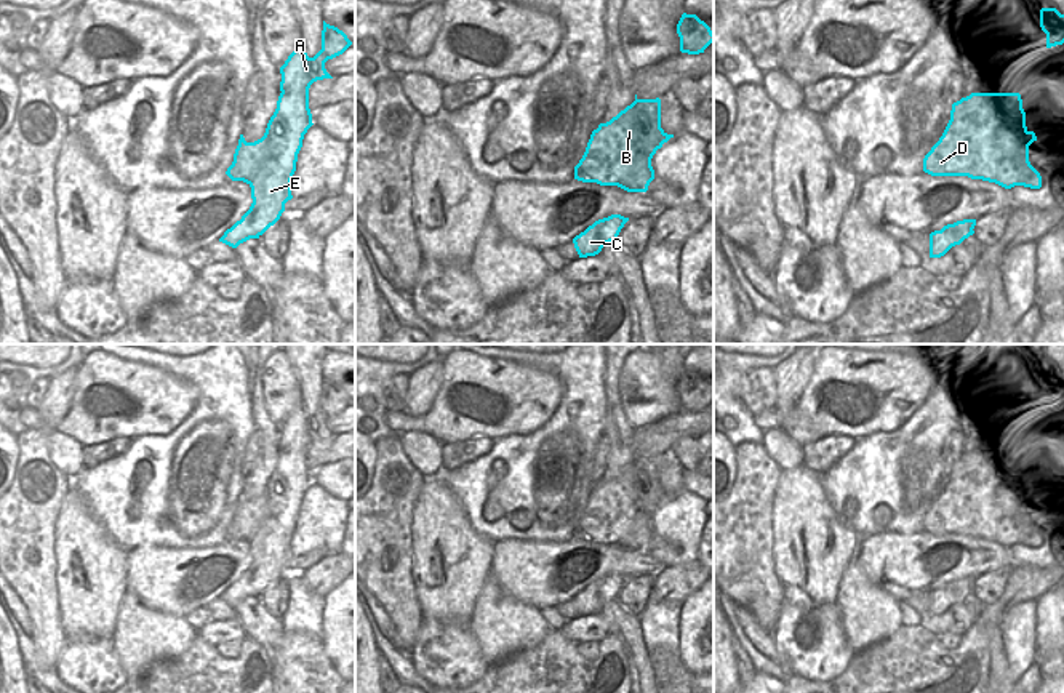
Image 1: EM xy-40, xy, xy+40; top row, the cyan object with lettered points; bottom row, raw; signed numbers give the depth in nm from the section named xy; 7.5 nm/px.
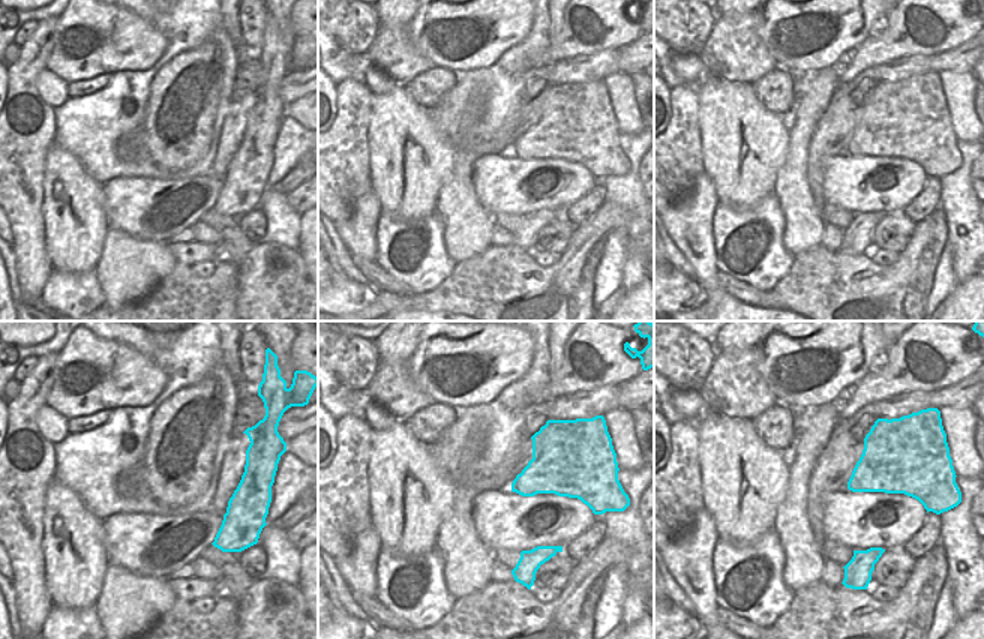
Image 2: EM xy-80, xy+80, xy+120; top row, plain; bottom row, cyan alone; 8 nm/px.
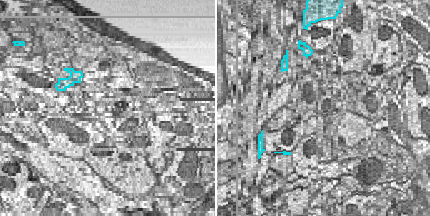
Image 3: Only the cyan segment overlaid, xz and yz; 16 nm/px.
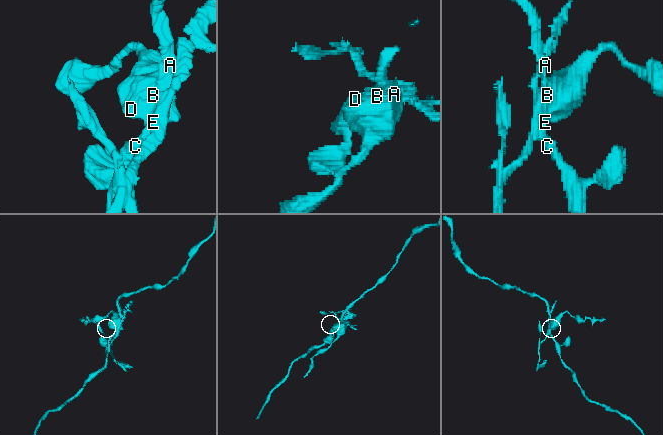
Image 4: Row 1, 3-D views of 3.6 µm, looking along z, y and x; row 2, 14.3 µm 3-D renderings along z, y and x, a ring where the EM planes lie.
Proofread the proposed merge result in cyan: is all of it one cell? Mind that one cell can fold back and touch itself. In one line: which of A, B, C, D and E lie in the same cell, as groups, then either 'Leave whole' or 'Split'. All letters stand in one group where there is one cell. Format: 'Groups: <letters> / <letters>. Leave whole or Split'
Groups: A B D E / C. Split

